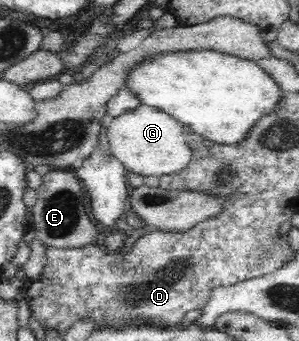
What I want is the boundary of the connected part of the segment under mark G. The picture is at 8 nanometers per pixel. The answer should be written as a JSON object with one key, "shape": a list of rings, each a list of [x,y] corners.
{"shape":[[[142,105],[114,117],[109,124],[107,139],[114,159],[143,177],[171,175],[187,168],[192,160],[190,147],[186,144],[187,128],[161,110]]]}

